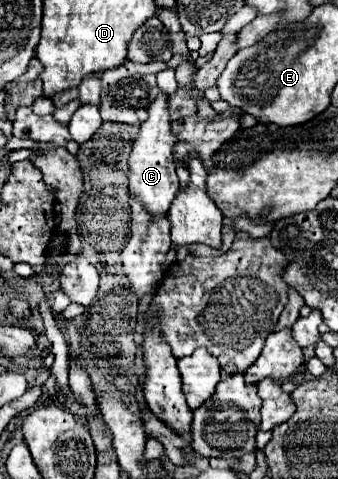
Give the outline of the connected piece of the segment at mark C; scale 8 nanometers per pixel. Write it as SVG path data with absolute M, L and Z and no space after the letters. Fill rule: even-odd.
M161 91L157 99L149 103L147 115L147 121L139 125L139 133L133 139L133 151L129 155L129 193L143 203L149 215L163 217L179 191L179 179L173 163L173 145L177 137L171 129L169 95L165 91Z

